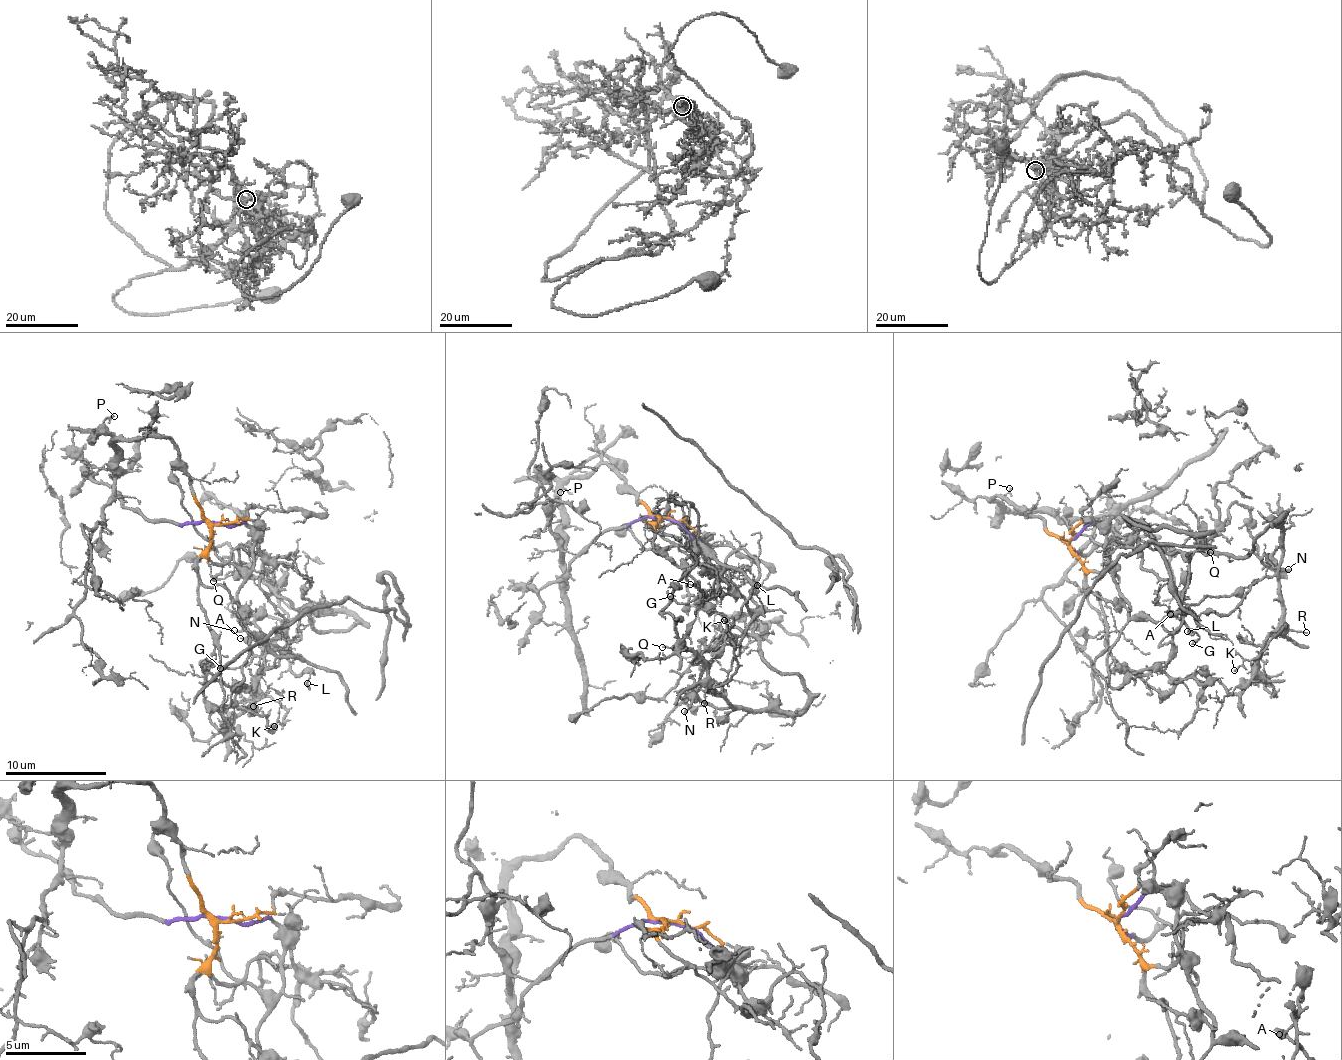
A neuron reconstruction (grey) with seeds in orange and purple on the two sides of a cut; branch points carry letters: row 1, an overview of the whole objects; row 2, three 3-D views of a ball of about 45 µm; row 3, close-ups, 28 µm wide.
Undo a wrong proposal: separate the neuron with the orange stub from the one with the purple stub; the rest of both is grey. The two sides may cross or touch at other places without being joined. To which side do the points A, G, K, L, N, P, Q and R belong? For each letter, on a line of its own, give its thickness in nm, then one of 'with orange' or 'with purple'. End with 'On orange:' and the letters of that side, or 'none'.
A: 360 nm thick; with purple
G: 240 nm thick; with purple
K: 80 nm thick; with purple
L: 150 nm thick; with purple
N: 170 nm thick; with purple
P: 140 nm thick; with orange
Q: 120 nm thick; with purple
R: 120 nm thick; with purple
On orange: P

